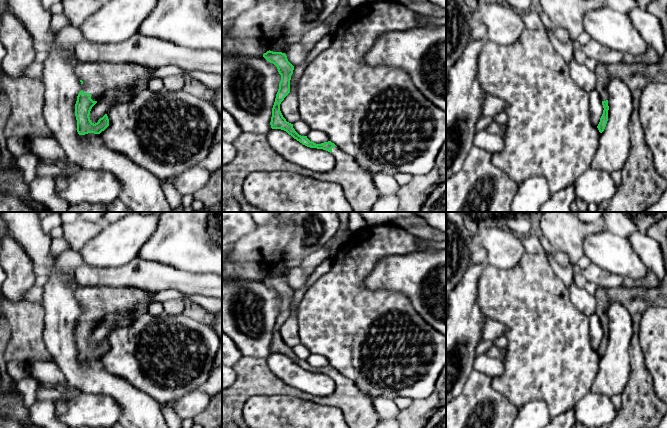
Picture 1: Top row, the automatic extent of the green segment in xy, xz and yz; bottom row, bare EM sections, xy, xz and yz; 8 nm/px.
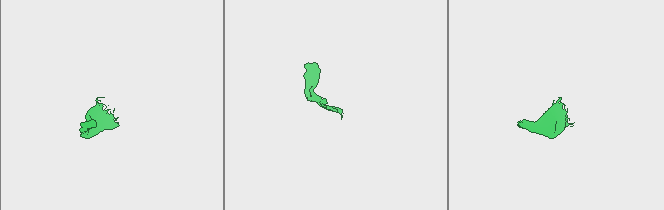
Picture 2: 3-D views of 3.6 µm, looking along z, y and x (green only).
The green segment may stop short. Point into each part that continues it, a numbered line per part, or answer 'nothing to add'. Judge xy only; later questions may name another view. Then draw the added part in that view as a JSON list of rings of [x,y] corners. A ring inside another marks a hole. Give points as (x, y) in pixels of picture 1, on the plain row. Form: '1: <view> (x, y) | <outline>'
1: xy (97, 302) | [[[89,286],[77,289],[75,296],[77,301],[83,305],[83,316],[90,317],[93,325],[99,324],[107,314],[121,311],[128,312],[121,324],[128,324],[137,316],[148,311],[148,306],[152,303],[153,293],[134,287]]]

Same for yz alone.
1: yz (641, 407) | [[[667,216],[660,219],[647,230],[647,235],[655,239],[661,247],[665,264],[665,275],[660,280],[660,285],[656,288],[645,287],[625,287],[616,288],[597,287],[596,311],[602,325],[608,324],[607,308],[613,302],[621,303],[630,313],[633,321],[633,333],[630,341],[630,375],[628,382],[621,393],[622,407],[618,411],[617,417],[609,424],[600,428],[655,428],[667,414],[667,404],[659,399],[654,389],[653,379],[646,367],[644,355],[639,344],[639,335],[635,332],[639,329],[640,320],[647,308],[659,306],[667,308]]]

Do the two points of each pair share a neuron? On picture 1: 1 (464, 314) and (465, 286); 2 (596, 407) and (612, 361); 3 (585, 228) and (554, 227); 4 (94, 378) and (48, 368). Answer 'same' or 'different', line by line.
1: same
2: different
3: same
4: different

